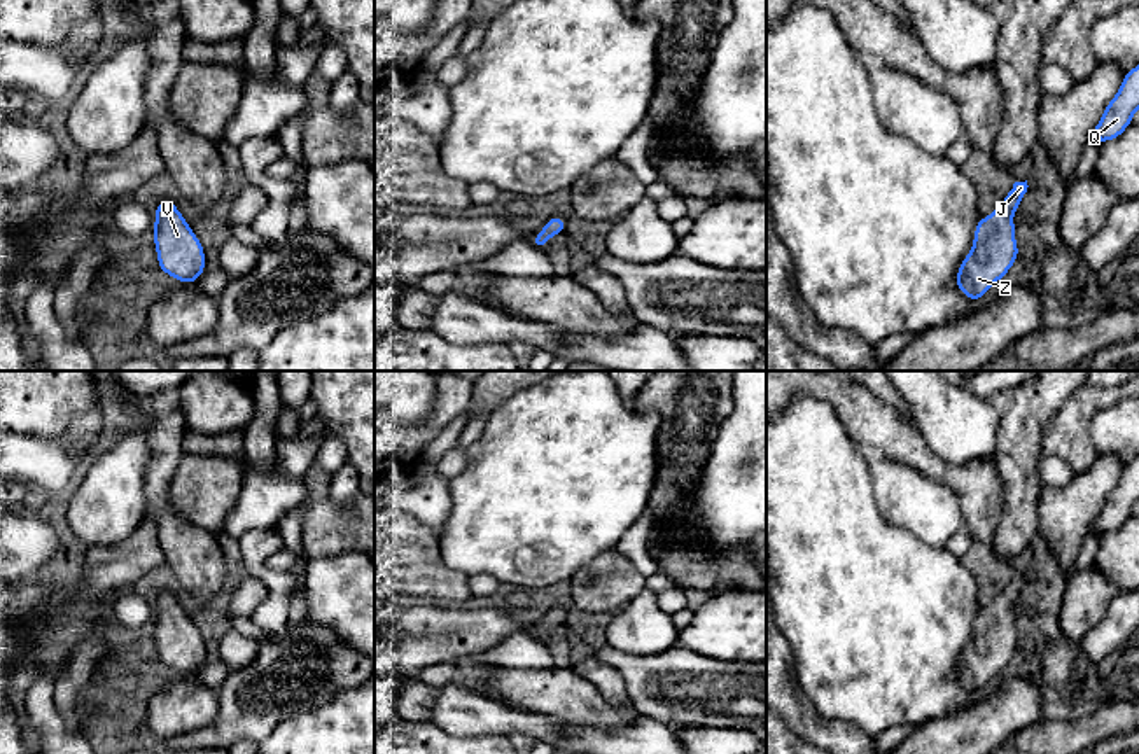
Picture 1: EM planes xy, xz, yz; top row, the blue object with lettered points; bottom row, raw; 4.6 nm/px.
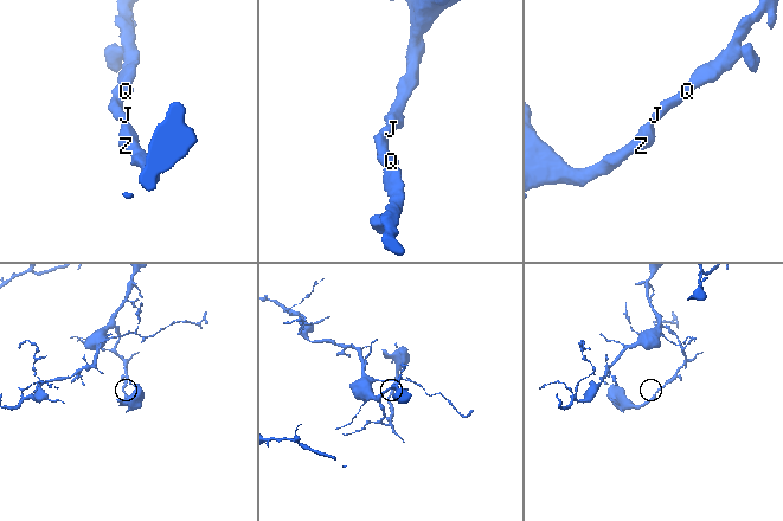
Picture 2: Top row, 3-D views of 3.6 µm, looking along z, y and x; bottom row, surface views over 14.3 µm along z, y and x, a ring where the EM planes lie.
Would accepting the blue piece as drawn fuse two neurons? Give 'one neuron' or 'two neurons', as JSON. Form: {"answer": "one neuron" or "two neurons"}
{"answer": "one neuron"}

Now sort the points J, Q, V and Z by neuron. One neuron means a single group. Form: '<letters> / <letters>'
J Q V Z

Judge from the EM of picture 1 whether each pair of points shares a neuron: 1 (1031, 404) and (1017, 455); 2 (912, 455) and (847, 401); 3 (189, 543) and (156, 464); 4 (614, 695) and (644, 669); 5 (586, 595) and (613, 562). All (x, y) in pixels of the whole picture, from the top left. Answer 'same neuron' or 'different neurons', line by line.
1: same neuron
2: same neuron
3: same neuron
4: different neurons
5: same neuron

